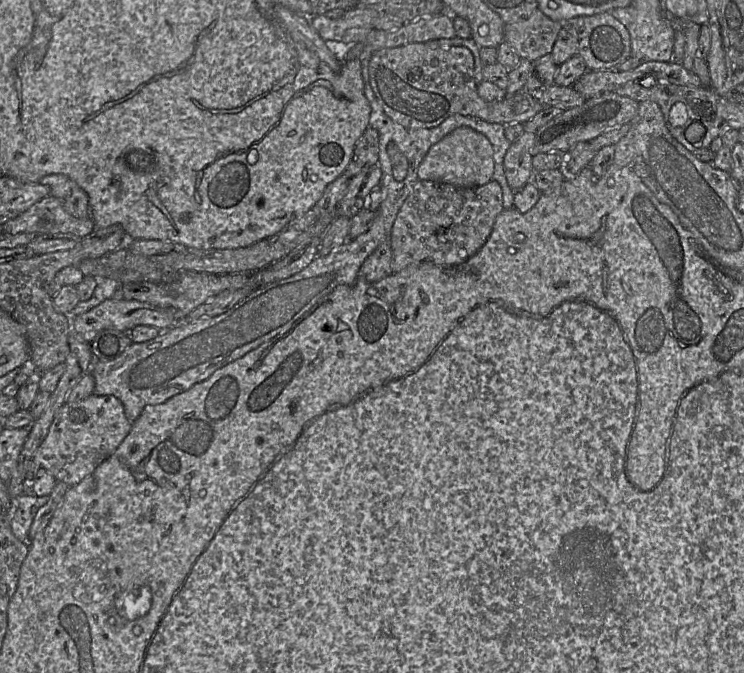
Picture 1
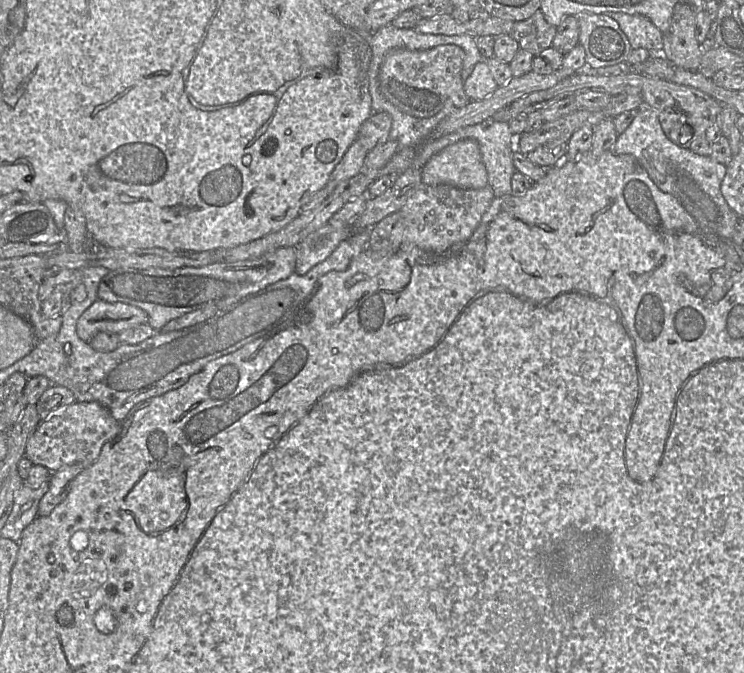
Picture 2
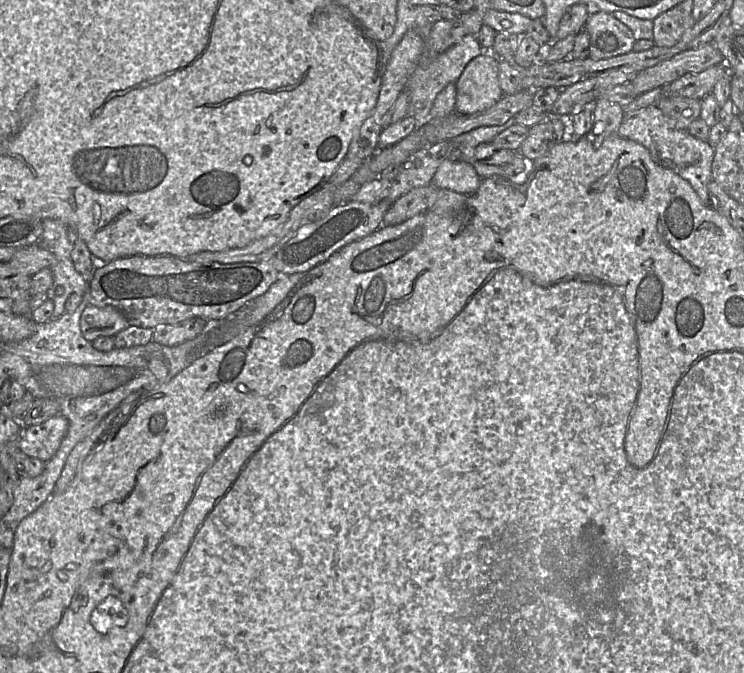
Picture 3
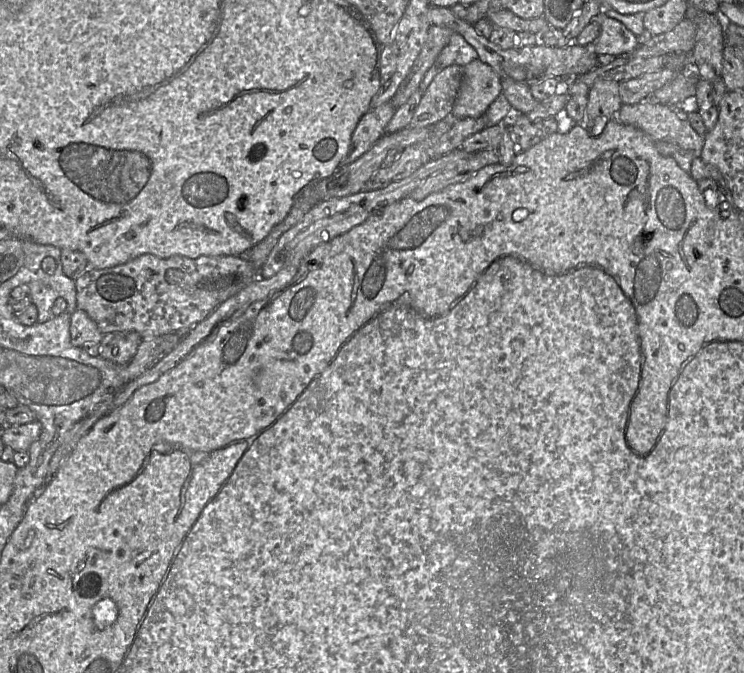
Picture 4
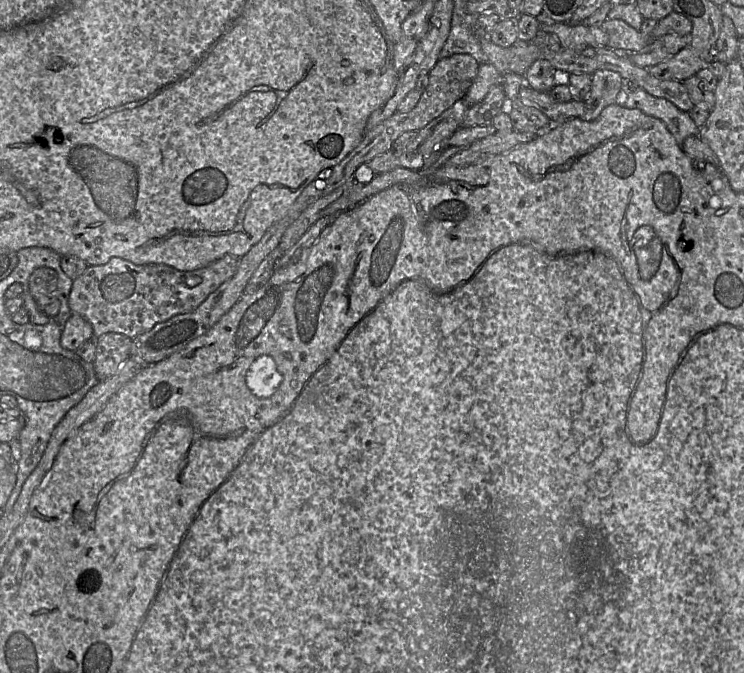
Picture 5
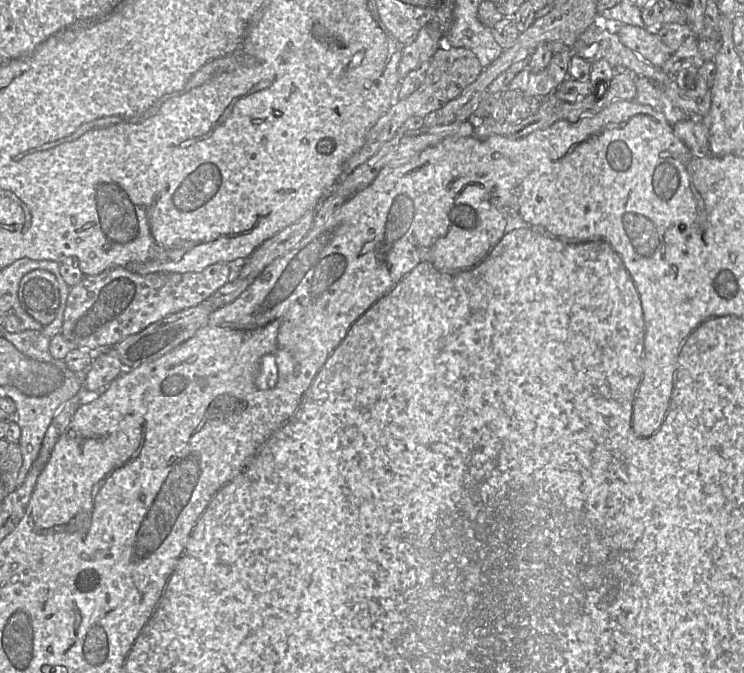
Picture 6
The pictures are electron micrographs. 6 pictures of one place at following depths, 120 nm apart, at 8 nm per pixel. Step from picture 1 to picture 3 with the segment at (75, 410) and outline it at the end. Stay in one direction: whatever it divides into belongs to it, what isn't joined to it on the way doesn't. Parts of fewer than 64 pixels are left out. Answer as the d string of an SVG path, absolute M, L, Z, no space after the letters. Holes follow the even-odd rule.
M61 414L19 432L18 448L29 457L48 462L58 451L67 434L68 420Z

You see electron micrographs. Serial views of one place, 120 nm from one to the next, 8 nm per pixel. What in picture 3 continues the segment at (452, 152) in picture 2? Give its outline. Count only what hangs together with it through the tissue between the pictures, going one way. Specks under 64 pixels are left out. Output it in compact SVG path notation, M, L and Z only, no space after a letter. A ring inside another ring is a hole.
M446 159L437 168L431 183L439 189L472 195L478 190L481 181L482 179L470 163Z

